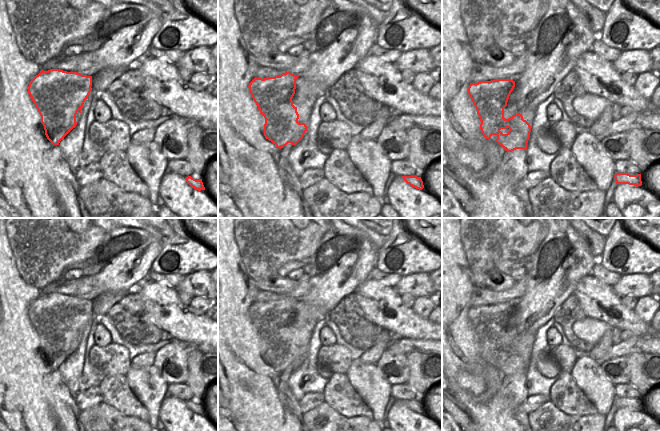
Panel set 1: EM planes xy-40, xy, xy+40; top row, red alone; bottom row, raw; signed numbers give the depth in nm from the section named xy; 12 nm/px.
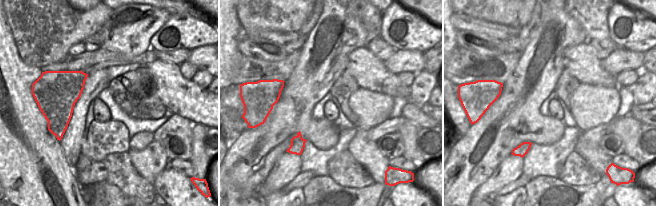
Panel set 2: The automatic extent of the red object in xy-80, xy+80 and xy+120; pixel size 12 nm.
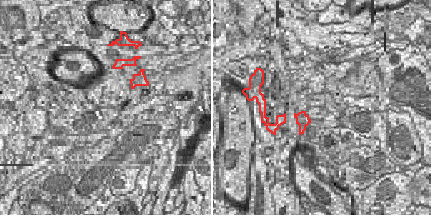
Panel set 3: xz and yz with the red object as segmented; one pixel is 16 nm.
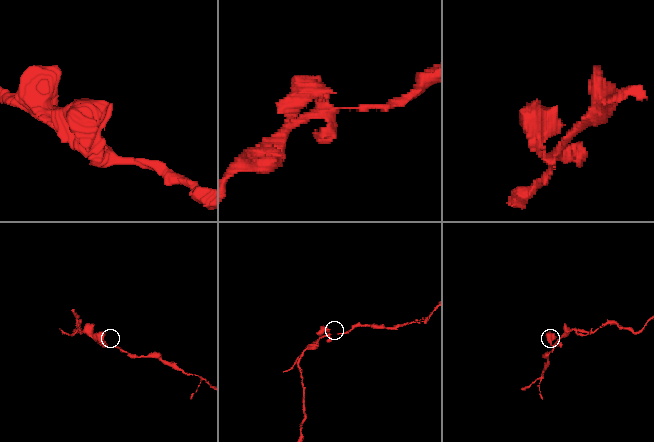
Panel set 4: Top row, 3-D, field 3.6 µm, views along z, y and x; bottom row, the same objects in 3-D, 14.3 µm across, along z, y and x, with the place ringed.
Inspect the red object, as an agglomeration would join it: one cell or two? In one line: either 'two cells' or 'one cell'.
one cell

